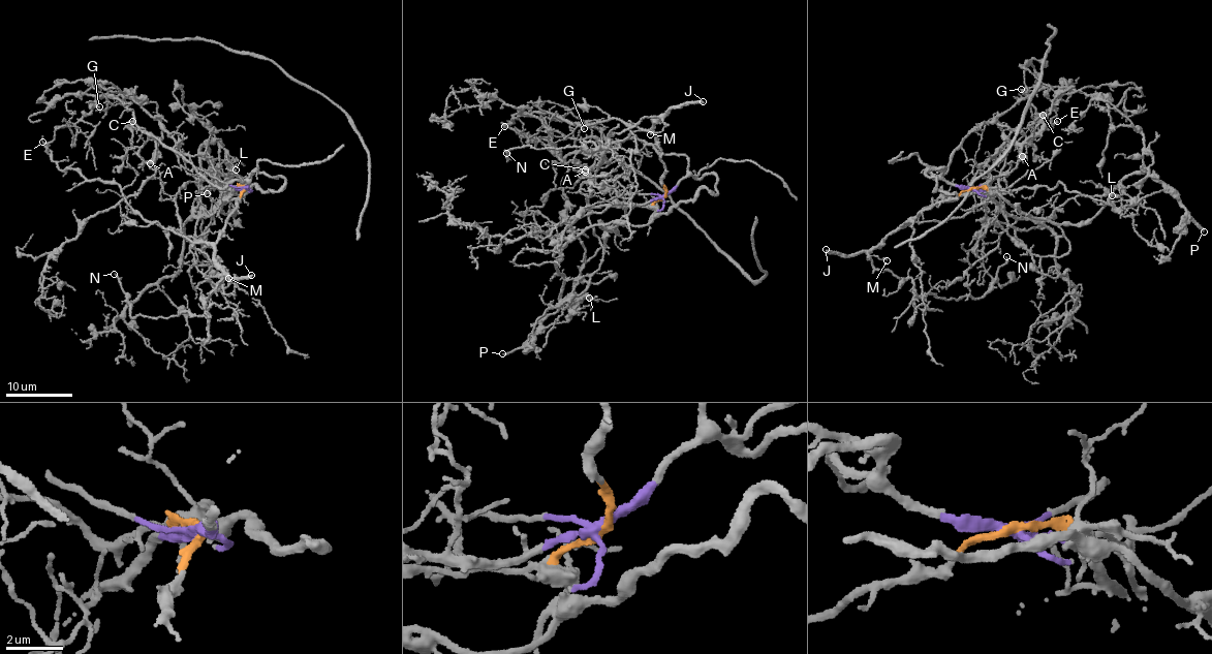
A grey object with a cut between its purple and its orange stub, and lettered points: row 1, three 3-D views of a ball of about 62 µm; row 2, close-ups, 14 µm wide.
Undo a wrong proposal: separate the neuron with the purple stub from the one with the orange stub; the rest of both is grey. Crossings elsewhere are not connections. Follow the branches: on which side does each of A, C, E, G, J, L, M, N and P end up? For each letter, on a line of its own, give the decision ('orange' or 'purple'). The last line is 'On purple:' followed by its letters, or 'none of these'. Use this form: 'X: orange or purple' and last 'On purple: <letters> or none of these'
A: purple
C: purple
E: orange
G: purple
J: orange
L: purple
M: orange
N: orange
P: purple
On purple: A, C, G, L, P

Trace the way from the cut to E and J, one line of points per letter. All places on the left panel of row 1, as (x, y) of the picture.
E: (245, 187), (216, 241), (196, 241), (145, 221), (126, 201), (117, 184), (60, 169), (43, 141)
J: (245, 187), (213, 245), (220, 268), (229, 278), (238, 280), (251, 275)

